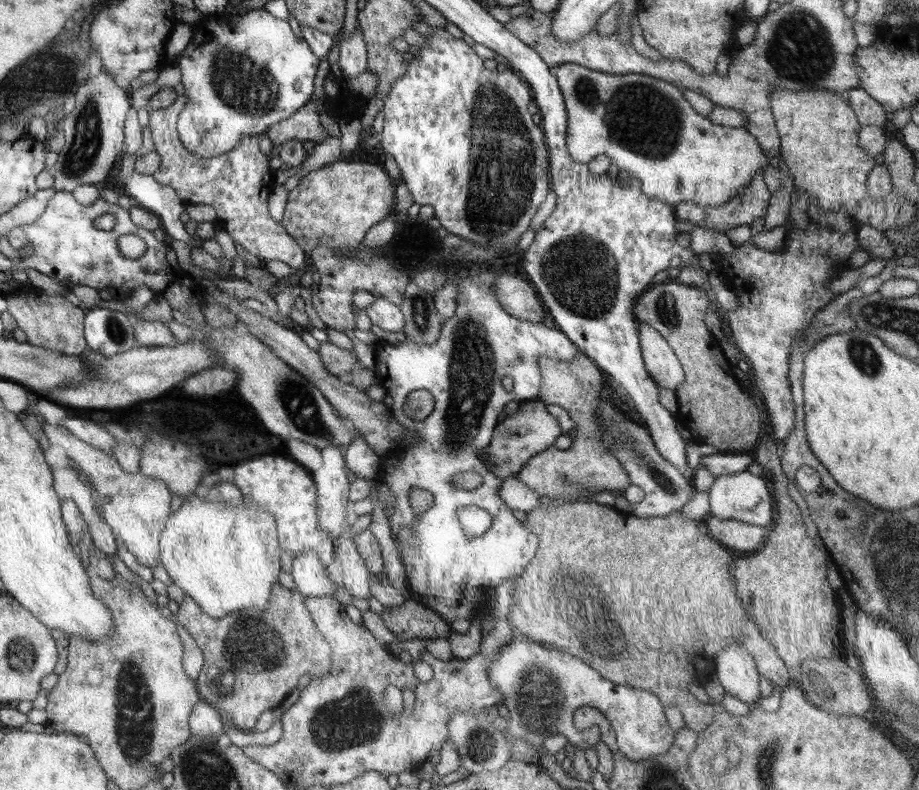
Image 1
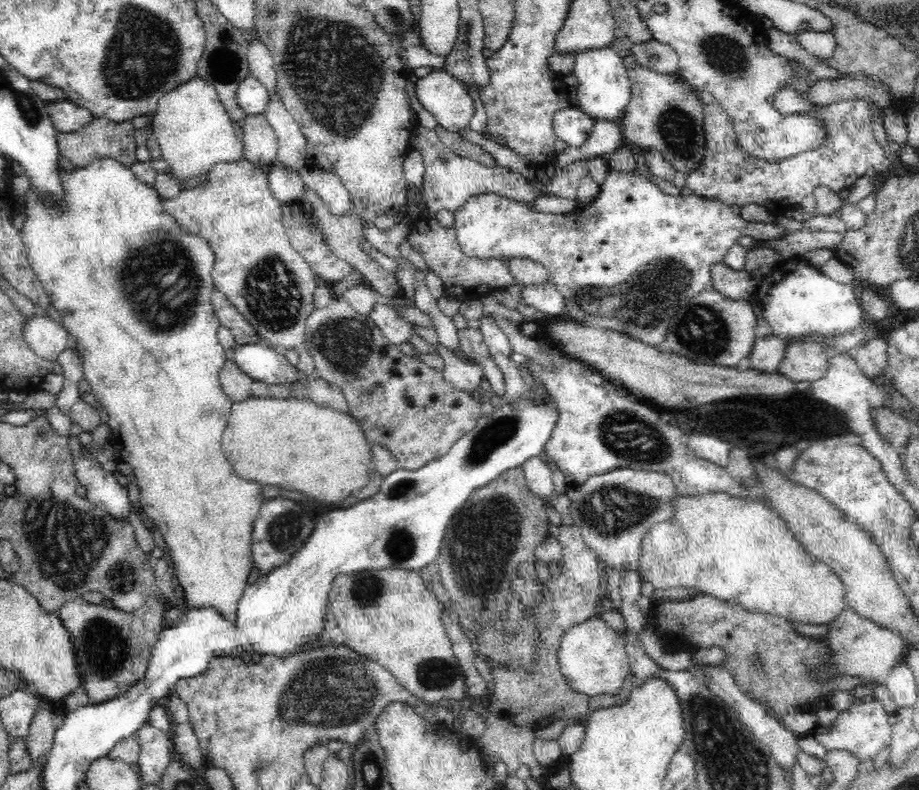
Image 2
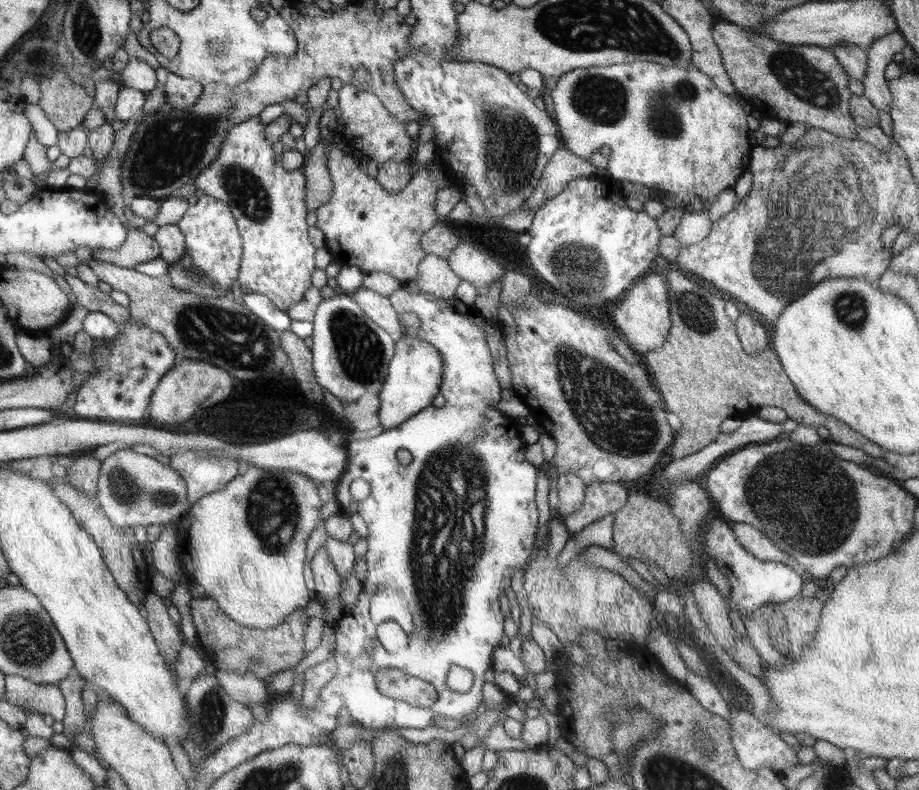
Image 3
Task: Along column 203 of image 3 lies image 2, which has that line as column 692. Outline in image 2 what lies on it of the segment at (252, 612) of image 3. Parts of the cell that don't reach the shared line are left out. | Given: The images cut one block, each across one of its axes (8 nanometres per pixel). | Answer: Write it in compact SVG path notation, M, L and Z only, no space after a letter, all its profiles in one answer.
M726 492L696 498L678 496L674 500L674 516L662 524L654 524L648 534L642 536L642 558L636 574L642 584L650 584L652 590L690 588L698 596L712 596L724 604L738 604L748 612L774 614L794 624L830 624L848 610L844 582L840 582L830 568L814 562L778 512L770 512L756 500L728 496Z

